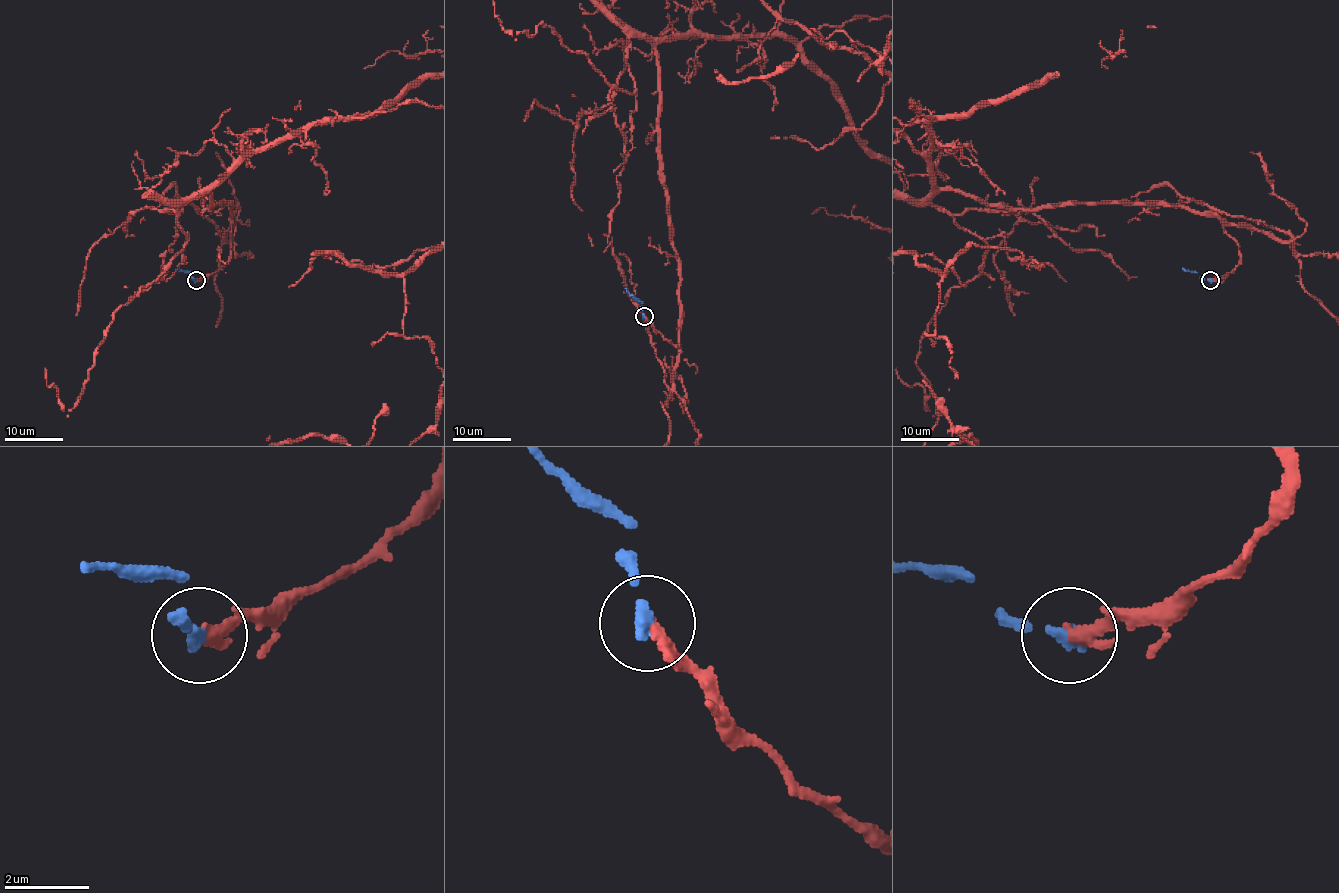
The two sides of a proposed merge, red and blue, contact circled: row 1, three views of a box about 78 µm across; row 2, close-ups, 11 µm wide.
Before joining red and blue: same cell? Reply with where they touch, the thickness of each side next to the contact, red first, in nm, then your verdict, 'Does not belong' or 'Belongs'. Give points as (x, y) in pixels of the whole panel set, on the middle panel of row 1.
Place: (644, 316). Thickness 240 nm (red) against 320 nm. Belongs

